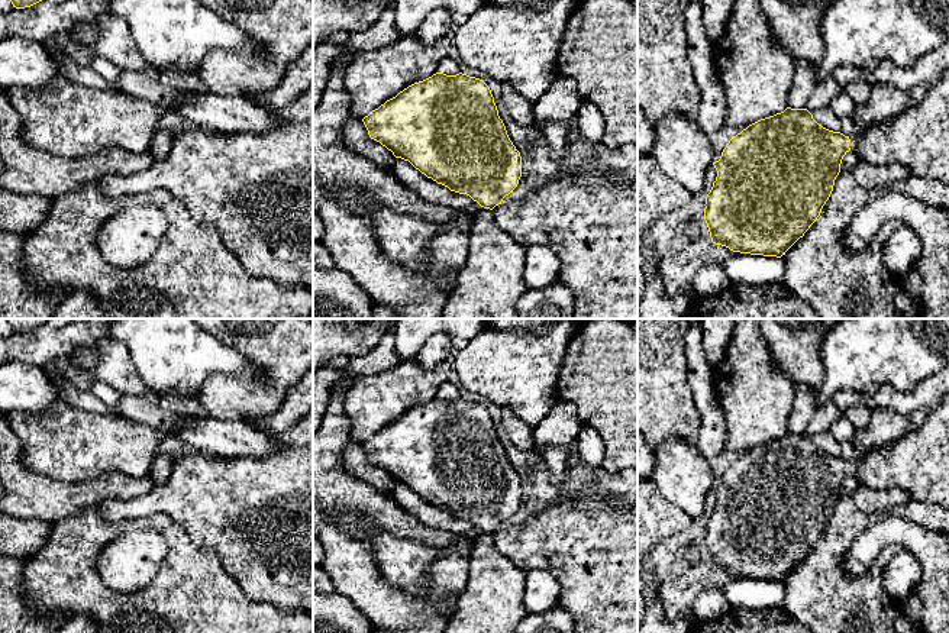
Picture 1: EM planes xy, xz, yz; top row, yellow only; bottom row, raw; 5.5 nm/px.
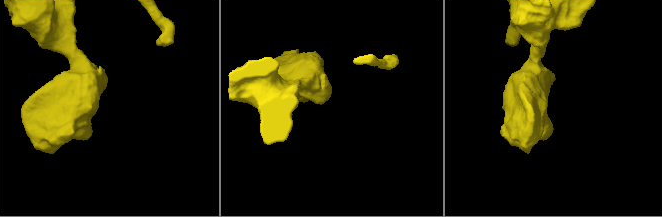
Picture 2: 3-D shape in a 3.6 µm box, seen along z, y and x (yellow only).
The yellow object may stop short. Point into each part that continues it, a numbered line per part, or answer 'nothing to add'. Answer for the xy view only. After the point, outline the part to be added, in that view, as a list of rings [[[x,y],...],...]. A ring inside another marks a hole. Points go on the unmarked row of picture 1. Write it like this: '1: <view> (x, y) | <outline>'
nothing to add

